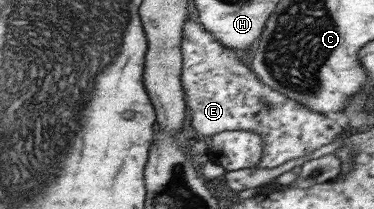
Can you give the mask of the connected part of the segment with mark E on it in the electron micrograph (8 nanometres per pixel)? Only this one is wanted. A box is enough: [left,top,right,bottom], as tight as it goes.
[182,17,347,168]

